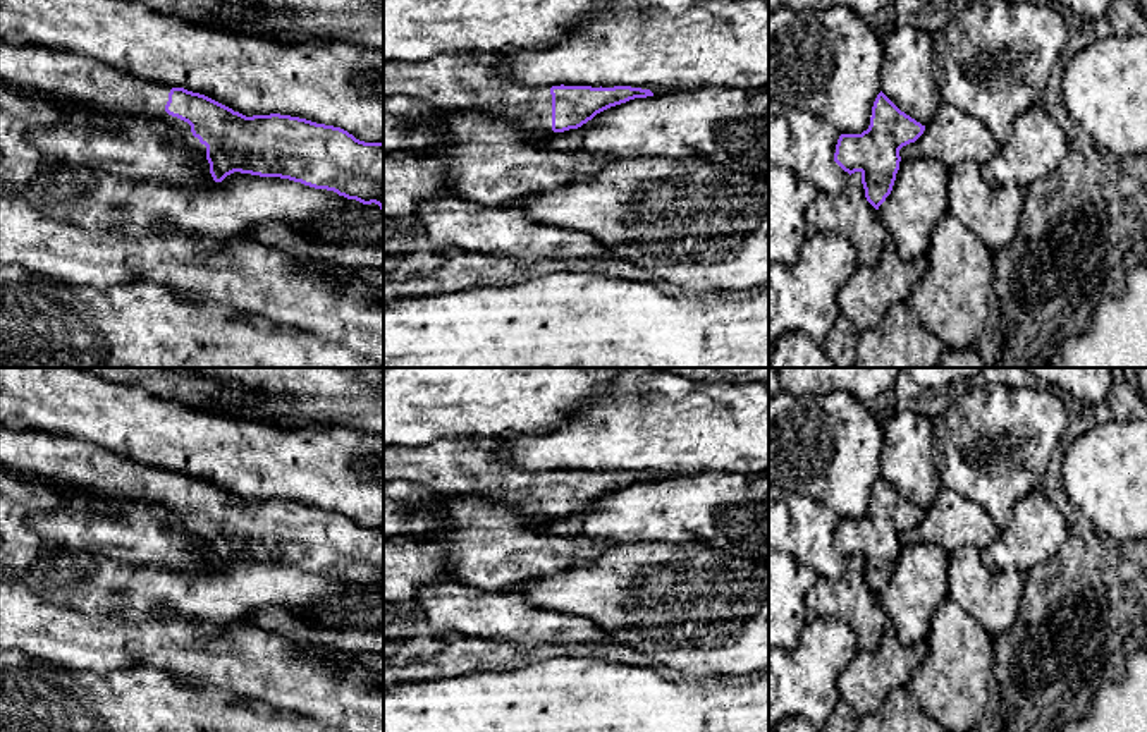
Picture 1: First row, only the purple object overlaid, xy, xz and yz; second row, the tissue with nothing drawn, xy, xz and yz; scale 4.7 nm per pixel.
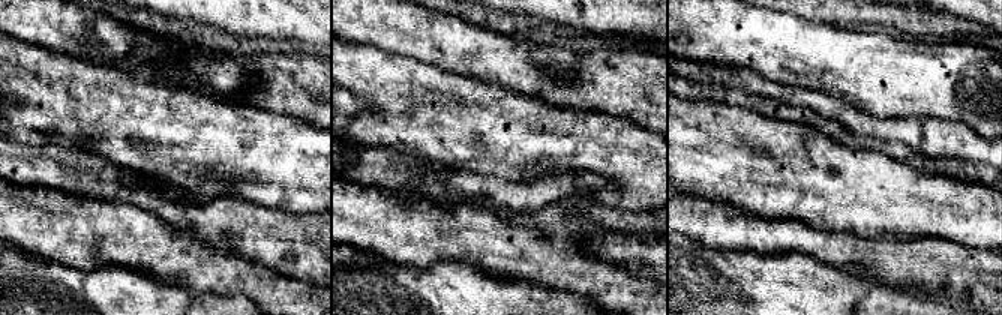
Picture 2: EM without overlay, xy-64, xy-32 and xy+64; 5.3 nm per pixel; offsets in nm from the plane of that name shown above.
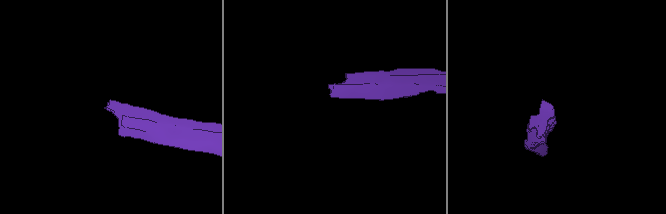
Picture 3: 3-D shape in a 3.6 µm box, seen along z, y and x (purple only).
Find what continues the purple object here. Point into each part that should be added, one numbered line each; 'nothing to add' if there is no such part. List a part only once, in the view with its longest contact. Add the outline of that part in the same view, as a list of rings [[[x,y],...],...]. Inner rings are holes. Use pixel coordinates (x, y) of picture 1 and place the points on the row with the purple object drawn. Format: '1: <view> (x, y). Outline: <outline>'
1: xy (124, 131). Outline: [[[2,38],[0,82],[26,95],[46,98],[62,112],[58,124],[34,127],[28,136],[29,143],[38,146],[46,156],[64,160],[76,167],[86,167],[93,172],[110,174],[119,179],[151,180],[174,186],[187,186],[199,180],[210,182],[213,179],[206,160],[206,146],[193,136],[187,122],[165,112],[172,89],[169,84],[122,74],[91,57],[53,50],[45,45],[12,45]]]

